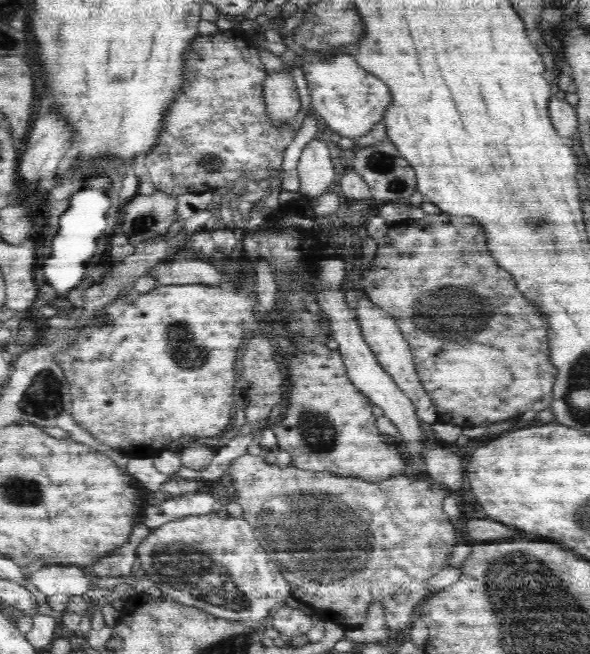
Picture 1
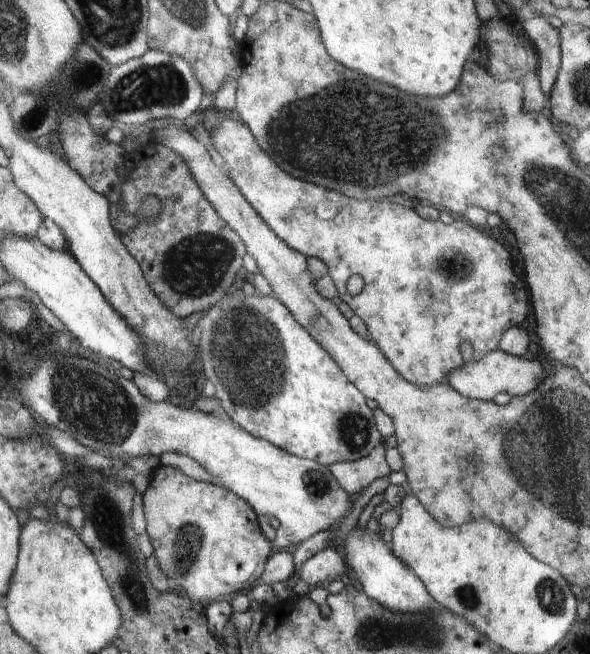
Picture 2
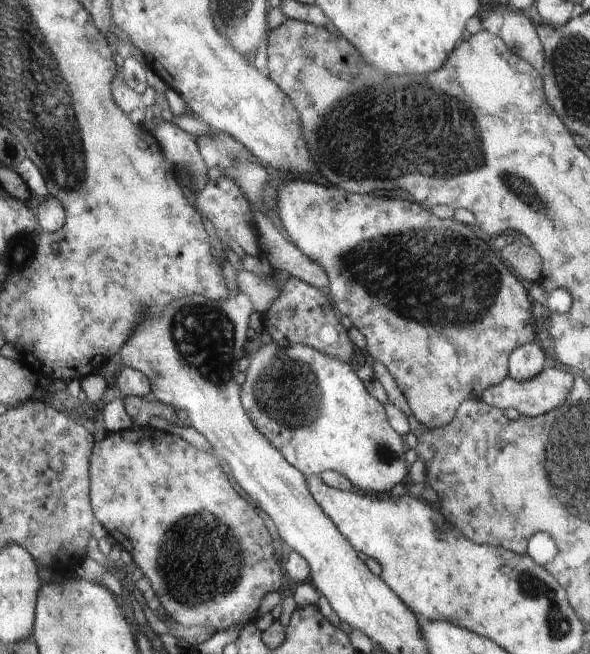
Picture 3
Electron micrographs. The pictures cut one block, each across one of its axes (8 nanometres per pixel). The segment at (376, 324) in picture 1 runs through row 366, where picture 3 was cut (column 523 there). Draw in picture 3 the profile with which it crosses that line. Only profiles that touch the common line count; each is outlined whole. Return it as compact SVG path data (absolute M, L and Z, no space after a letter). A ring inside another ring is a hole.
M548 363L538 376L529 381L520 382L508 376L499 385L489 387L484 392L481 400L500 410L515 408L520 415L540 417L554 409L558 409L560 405L564 405L572 386L574 386L572 374L568 374L560 368L552 368L552 364Z

